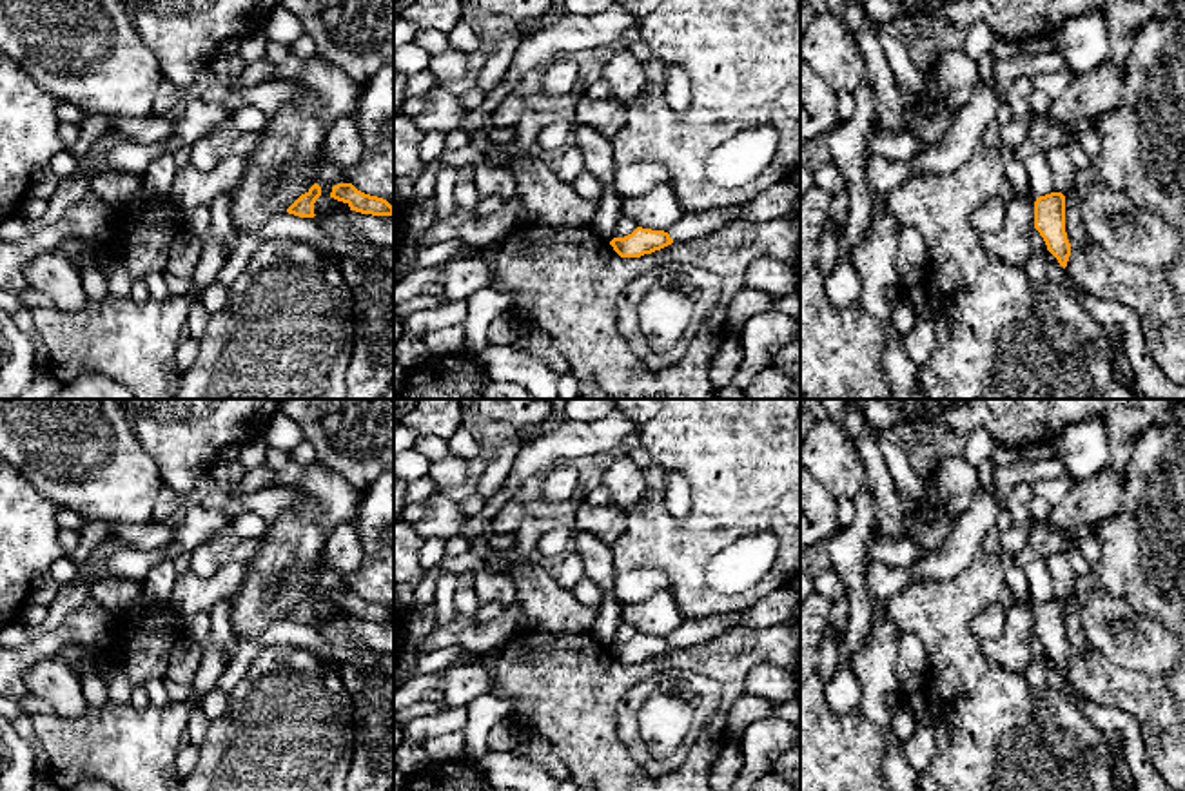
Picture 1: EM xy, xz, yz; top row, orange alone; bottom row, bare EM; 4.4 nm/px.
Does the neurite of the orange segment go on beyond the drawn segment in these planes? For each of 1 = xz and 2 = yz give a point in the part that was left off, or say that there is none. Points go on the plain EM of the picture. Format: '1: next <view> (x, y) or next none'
1: next none
2: next none

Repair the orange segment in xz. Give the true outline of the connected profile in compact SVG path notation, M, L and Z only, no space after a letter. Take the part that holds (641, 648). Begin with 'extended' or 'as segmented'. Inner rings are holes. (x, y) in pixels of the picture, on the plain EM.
as segmented; M637 633L624 644L613 644L610 651L621 664L641 664L671 651L673 646L664 637Z

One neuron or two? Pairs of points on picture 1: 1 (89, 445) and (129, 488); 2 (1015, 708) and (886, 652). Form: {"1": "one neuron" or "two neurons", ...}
{"1": "one neuron", "2": "two neurons"}

